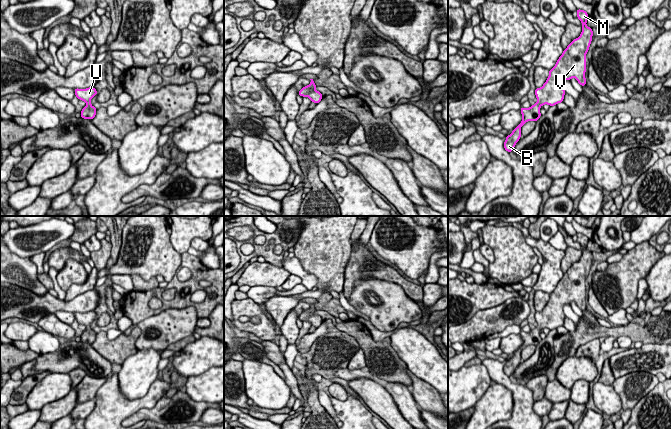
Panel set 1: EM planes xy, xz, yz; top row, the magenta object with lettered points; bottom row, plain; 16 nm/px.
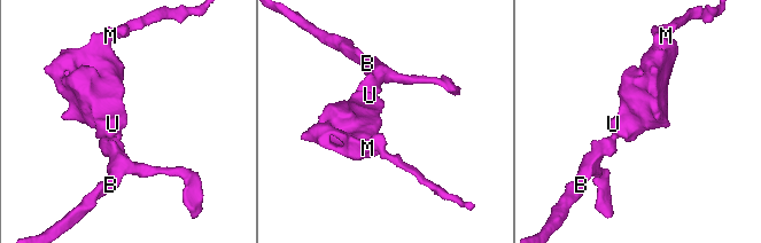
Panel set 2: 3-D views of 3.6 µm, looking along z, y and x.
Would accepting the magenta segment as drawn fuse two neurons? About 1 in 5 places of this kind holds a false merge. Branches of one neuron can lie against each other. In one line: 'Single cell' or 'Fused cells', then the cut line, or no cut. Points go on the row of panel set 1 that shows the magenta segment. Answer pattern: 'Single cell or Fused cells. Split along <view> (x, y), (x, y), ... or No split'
Single cell. No split

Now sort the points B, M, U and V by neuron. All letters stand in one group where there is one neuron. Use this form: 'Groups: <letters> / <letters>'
Groups: B M U V

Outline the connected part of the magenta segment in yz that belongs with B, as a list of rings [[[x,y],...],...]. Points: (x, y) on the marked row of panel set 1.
[[[581,9],[576,11],[577,18],[582,22],[582,32],[578,38],[572,40],[567,48],[564,49],[555,66],[549,70],[549,77],[543,86],[535,89],[535,96],[538,102],[530,108],[520,108],[523,119],[512,133],[507,135],[503,144],[504,149],[509,153],[520,140],[521,127],[528,121],[536,122],[542,116],[540,108],[544,104],[554,106],[563,102],[566,94],[563,87],[564,81],[570,81],[574,77],[582,87],[586,85],[586,54],[589,51],[593,31],[592,28],[586,25],[589,17],[588,13]]]

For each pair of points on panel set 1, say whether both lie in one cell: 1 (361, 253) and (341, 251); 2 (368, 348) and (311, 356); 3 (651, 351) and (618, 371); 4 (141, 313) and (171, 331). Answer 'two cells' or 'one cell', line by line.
1: two cells
2: two cells
3: one cell
4: two cells

